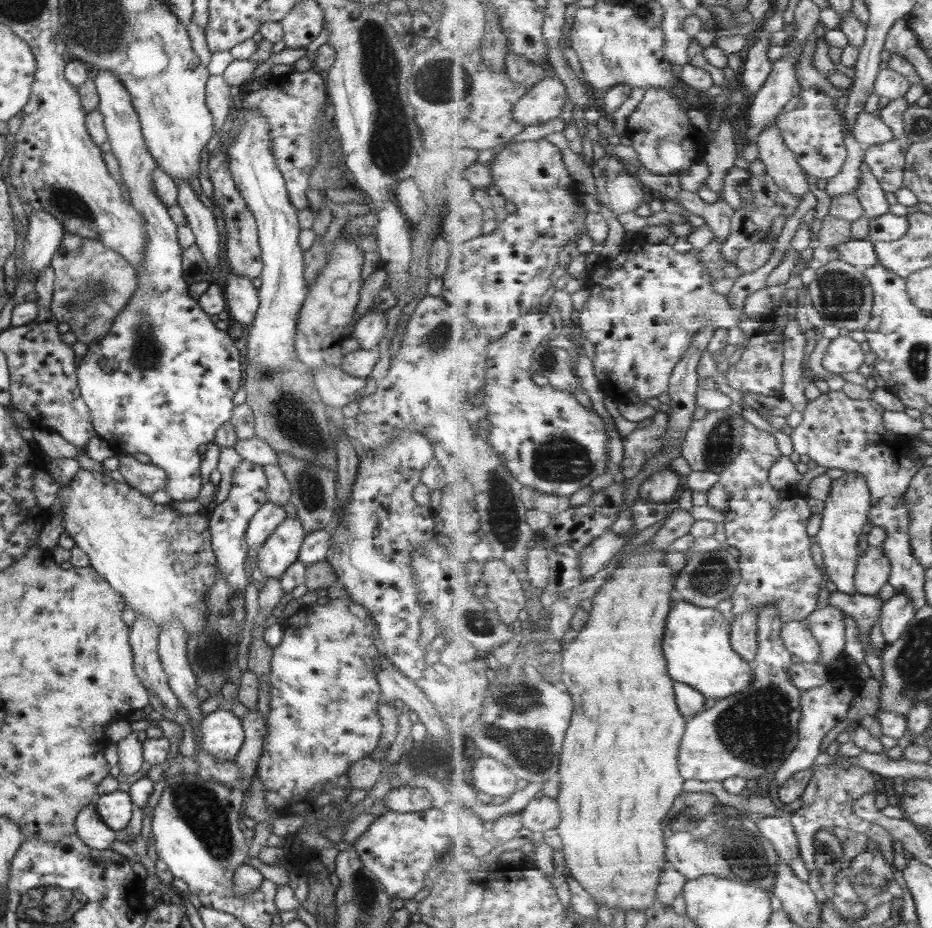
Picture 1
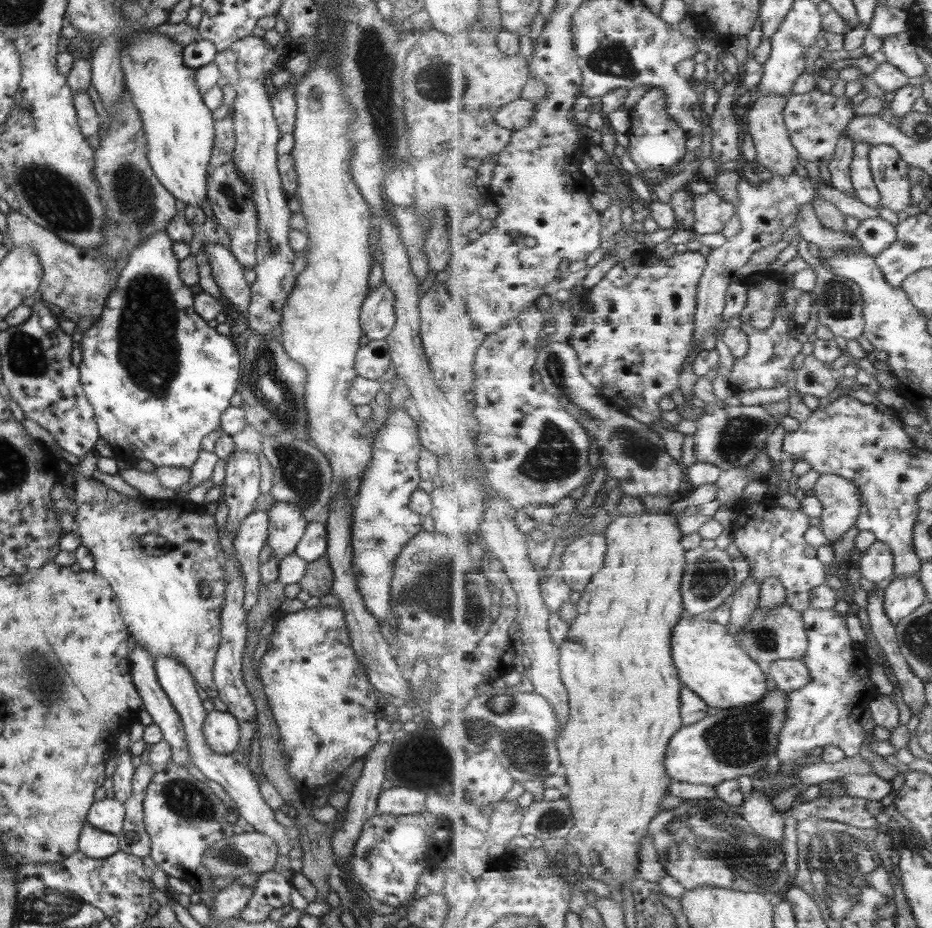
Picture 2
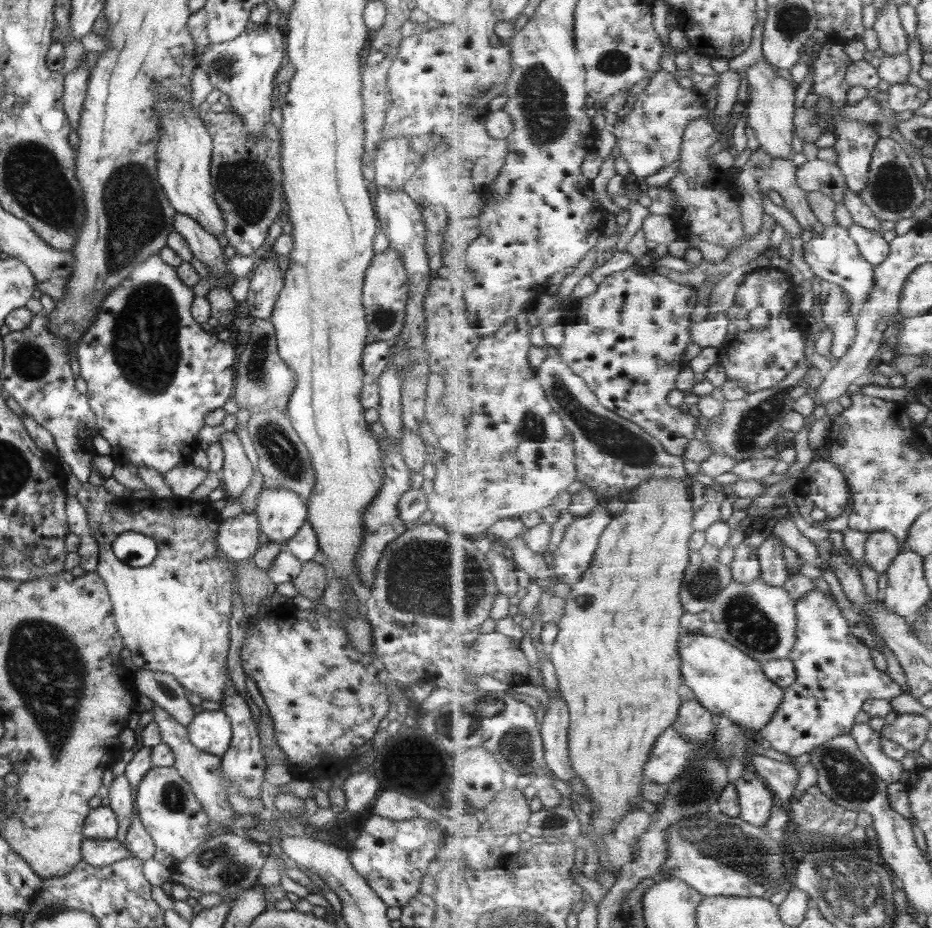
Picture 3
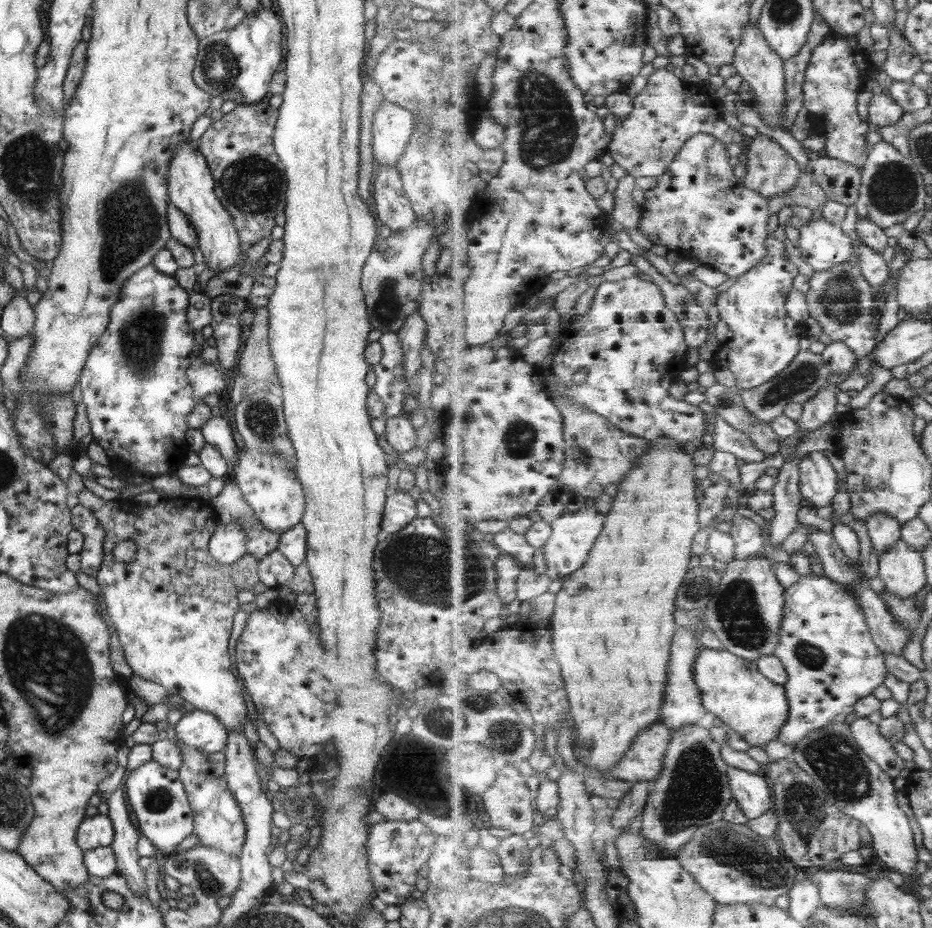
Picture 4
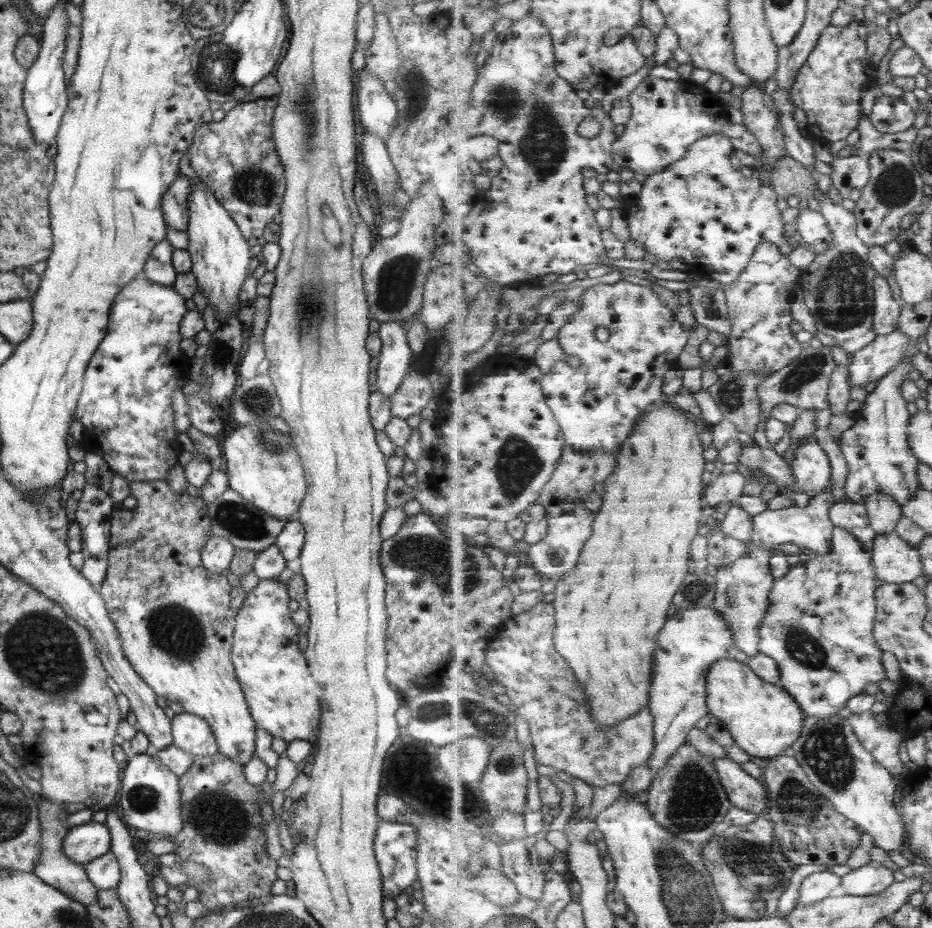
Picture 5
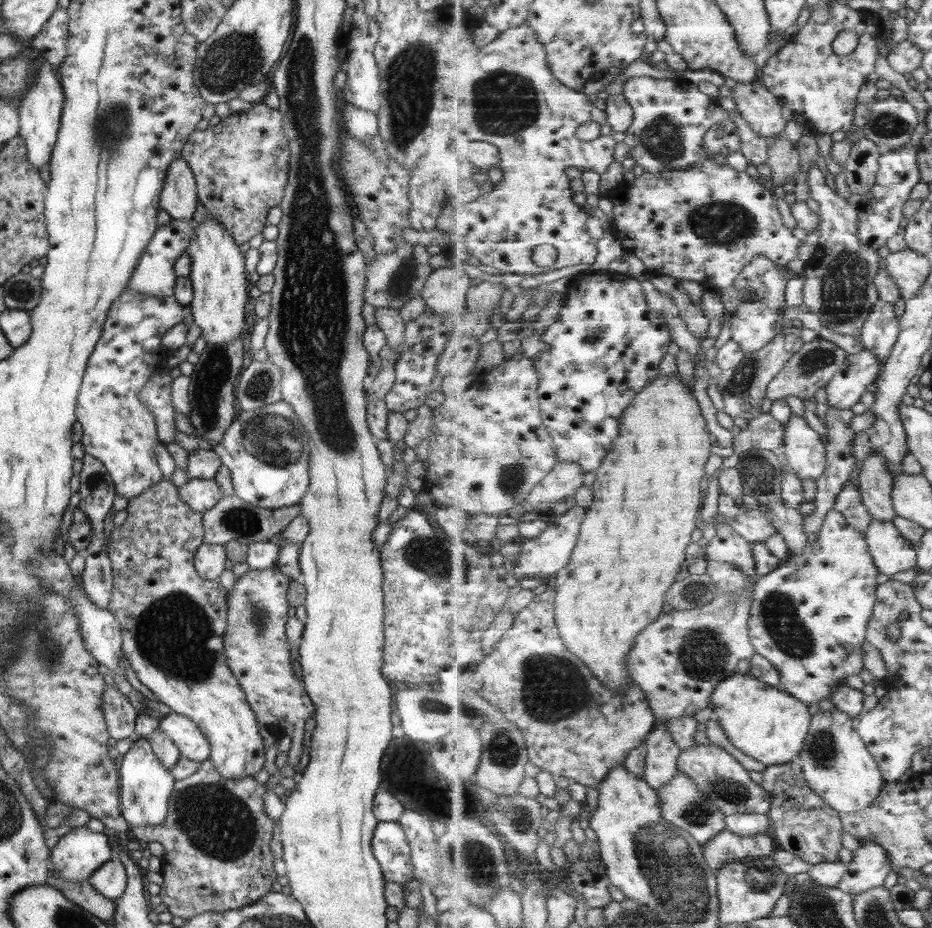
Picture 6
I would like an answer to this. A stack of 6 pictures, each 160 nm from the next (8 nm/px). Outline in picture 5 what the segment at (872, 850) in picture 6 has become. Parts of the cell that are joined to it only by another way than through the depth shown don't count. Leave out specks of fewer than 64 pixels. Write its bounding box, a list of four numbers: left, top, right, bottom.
[842,862,893,896]

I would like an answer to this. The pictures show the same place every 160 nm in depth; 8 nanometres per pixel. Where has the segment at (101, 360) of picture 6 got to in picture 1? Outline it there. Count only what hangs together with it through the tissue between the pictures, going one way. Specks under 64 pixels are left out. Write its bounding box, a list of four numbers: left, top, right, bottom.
[76,71,242,500]

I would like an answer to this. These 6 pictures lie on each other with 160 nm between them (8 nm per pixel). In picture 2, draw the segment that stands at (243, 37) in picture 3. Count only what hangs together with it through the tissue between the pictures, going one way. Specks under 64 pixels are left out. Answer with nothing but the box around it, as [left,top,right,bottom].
[215,36,295,337]

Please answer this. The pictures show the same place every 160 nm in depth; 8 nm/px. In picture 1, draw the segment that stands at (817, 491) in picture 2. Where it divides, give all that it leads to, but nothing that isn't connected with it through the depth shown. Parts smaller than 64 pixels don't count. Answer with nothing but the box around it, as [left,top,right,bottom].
[816,472,871,596]

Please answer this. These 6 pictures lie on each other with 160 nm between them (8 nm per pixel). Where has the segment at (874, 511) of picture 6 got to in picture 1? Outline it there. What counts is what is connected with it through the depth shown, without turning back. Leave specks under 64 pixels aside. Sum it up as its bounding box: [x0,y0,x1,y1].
[856,546,892,595]

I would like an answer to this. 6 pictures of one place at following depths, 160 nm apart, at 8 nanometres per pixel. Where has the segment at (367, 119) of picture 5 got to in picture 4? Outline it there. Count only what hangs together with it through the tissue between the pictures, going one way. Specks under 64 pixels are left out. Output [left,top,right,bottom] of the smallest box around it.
[371,100,414,167]

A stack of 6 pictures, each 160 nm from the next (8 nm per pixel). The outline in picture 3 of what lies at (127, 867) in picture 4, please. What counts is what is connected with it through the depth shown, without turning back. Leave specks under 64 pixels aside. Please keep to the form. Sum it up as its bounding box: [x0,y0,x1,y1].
[108,775,134,847]

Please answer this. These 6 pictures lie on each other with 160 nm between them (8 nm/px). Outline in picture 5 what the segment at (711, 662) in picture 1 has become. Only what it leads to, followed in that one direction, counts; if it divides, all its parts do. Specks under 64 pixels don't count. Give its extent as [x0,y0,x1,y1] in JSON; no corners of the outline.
[707,659,806,763]

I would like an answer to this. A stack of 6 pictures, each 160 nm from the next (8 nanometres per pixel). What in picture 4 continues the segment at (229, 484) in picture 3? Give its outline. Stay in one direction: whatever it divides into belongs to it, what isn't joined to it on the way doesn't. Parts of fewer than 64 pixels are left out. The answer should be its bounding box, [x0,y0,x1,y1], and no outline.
[198,415,238,468]

